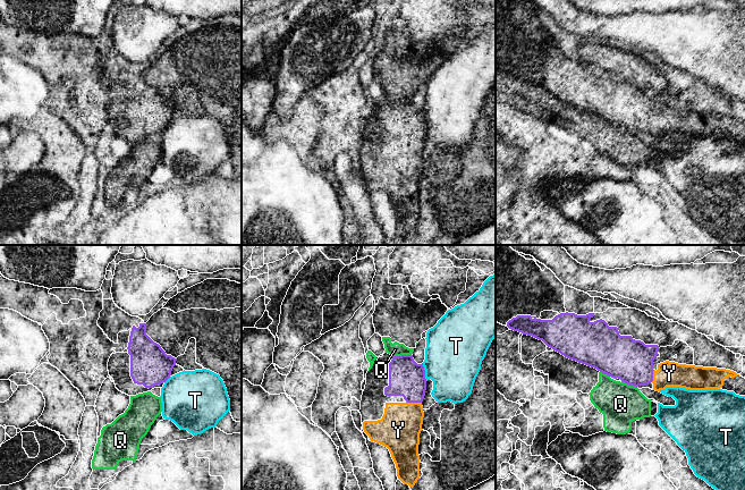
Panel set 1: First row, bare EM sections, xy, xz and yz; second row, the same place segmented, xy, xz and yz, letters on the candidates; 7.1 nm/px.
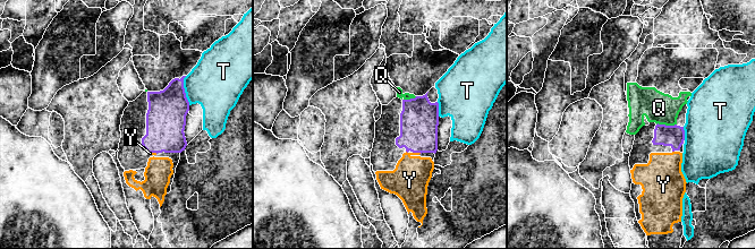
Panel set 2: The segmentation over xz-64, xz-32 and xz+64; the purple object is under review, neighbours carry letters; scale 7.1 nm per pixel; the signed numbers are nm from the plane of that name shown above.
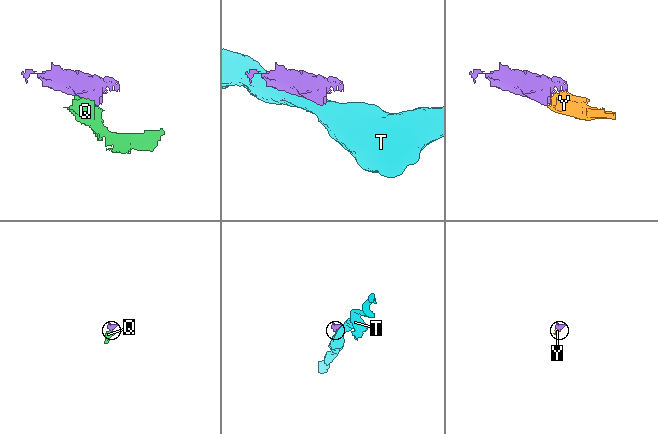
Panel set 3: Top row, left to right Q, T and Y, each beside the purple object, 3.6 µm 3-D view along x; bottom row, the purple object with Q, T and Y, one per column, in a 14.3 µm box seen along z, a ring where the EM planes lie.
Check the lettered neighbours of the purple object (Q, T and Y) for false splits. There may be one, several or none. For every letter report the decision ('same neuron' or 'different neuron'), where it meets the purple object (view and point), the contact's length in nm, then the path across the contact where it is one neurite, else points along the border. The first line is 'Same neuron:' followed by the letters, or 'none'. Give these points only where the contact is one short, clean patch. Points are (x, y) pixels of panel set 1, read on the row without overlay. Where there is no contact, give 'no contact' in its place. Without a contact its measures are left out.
Same neuron: Y
Q: different neuron; meets purple in xz at (401, 101); contact 140 nm long; border along xz (411, 99), (392, 102)
T: different neuron; meets purple in xz at (424, 118); contact 130 nm long
Y: same neuron; meets purple in xz at (414, 148); contact 110 nm long

